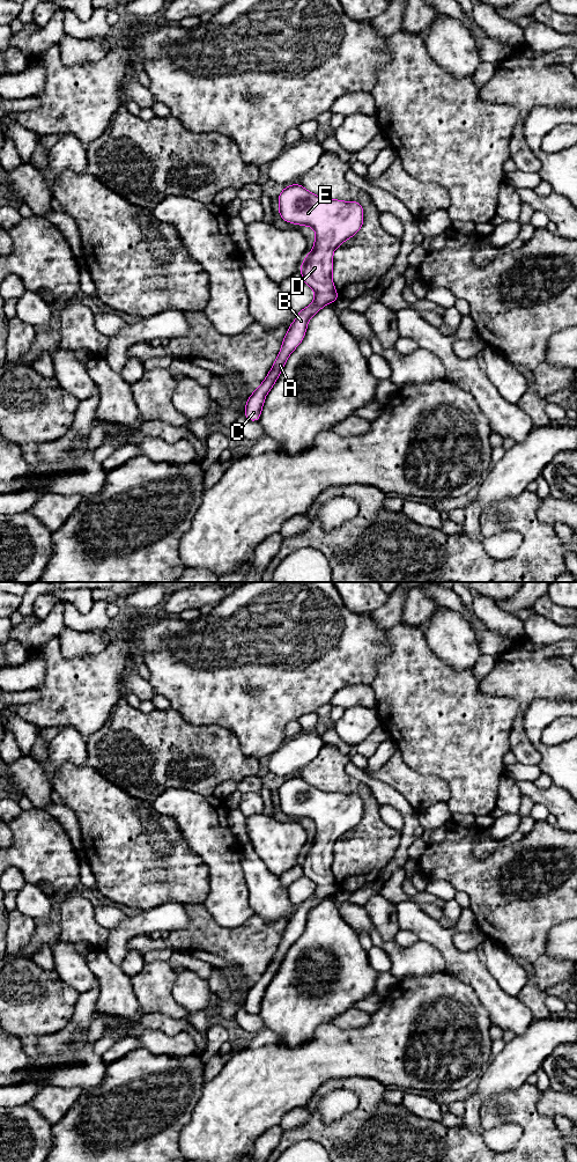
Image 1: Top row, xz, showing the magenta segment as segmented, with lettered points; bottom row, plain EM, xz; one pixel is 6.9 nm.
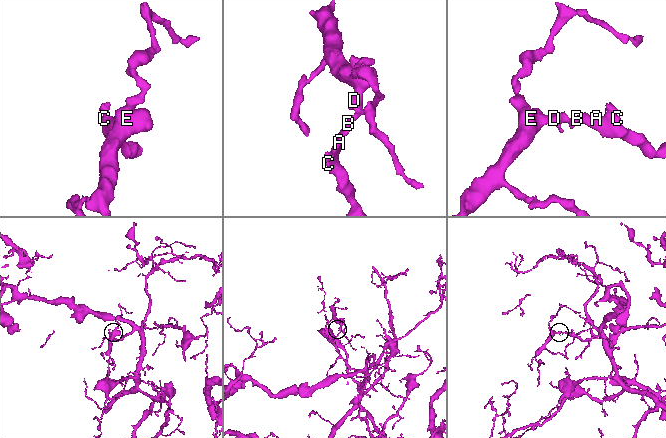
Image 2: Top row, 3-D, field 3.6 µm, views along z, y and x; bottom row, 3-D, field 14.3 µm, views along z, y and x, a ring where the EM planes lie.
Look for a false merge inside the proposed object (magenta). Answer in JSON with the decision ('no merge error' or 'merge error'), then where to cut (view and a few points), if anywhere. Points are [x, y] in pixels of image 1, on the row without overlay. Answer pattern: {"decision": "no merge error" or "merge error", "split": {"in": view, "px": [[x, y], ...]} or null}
{"decision": "no merge error", "split": null}

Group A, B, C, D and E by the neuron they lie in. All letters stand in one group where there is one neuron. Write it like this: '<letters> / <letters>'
A B C D E

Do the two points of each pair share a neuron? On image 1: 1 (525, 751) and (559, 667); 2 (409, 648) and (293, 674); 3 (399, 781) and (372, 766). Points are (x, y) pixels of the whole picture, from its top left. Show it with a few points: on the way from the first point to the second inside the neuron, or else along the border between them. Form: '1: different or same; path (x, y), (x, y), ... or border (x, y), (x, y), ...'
1: same; path (518, 730), (524, 700), (538, 686)
2: different; border (389, 630), (389, 653), (379, 662), (375, 676)
3: different; border (397, 749), (375, 772), (369, 774)

